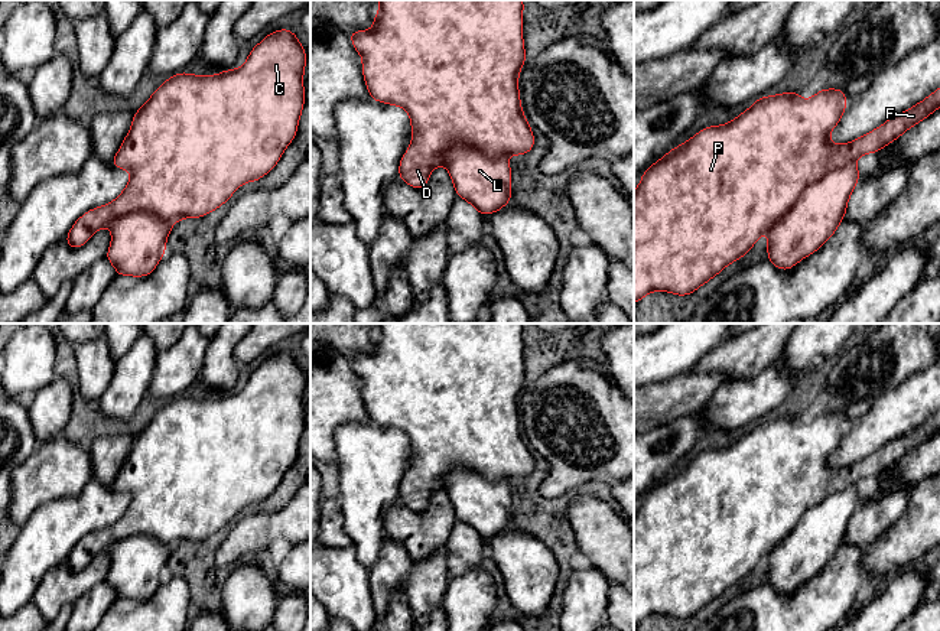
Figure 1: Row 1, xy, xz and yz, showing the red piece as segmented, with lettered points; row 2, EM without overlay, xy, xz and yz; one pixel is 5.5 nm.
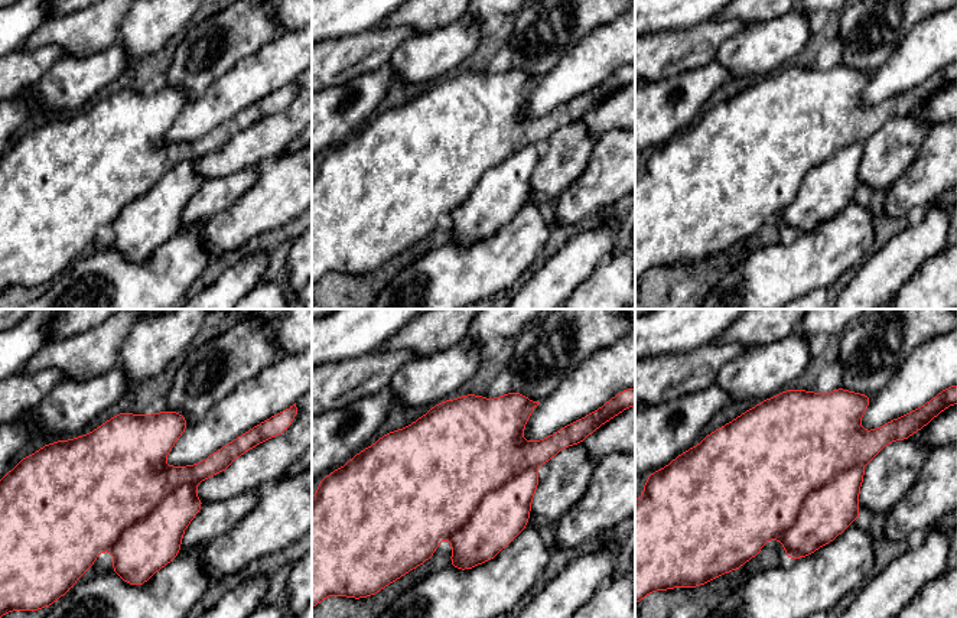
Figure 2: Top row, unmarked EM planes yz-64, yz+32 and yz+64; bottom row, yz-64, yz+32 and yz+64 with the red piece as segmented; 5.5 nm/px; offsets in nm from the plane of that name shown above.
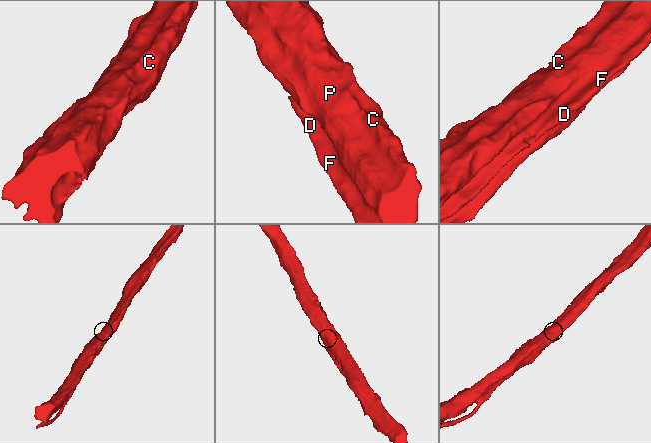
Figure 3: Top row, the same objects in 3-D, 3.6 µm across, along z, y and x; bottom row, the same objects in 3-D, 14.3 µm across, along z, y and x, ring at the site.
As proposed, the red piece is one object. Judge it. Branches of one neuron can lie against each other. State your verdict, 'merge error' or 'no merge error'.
merge error

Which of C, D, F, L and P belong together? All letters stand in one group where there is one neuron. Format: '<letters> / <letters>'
C D F P / L

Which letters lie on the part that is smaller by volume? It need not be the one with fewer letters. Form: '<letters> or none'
L

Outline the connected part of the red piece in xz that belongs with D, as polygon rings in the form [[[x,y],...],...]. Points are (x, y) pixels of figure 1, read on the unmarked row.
[[[378,323],[380,334],[368,354],[349,357],[362,381],[362,400],[371,423],[407,435],[412,465],[399,487],[399,502],[423,513],[435,491],[446,489],[446,472],[462,466],[501,484],[527,478],[536,468],[521,432],[518,399],[526,386],[523,323]]]

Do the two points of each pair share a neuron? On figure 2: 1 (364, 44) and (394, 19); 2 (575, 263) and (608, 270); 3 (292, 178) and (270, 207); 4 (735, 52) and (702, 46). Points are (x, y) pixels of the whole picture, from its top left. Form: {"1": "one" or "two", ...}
{"1": "two", "2": "two", "3": "one", "4": "two"}

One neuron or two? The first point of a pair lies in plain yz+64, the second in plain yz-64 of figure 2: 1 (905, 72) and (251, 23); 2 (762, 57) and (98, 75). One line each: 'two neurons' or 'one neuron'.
1: two neurons
2: one neuron

